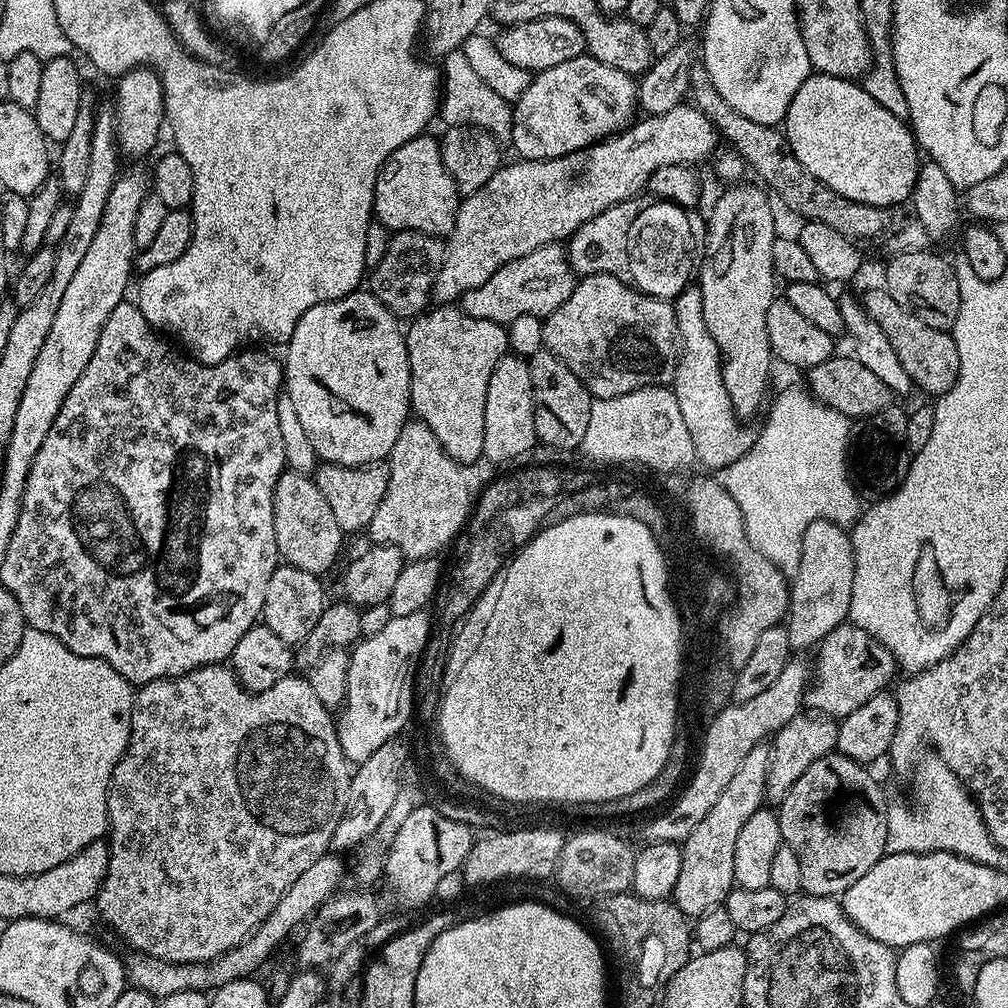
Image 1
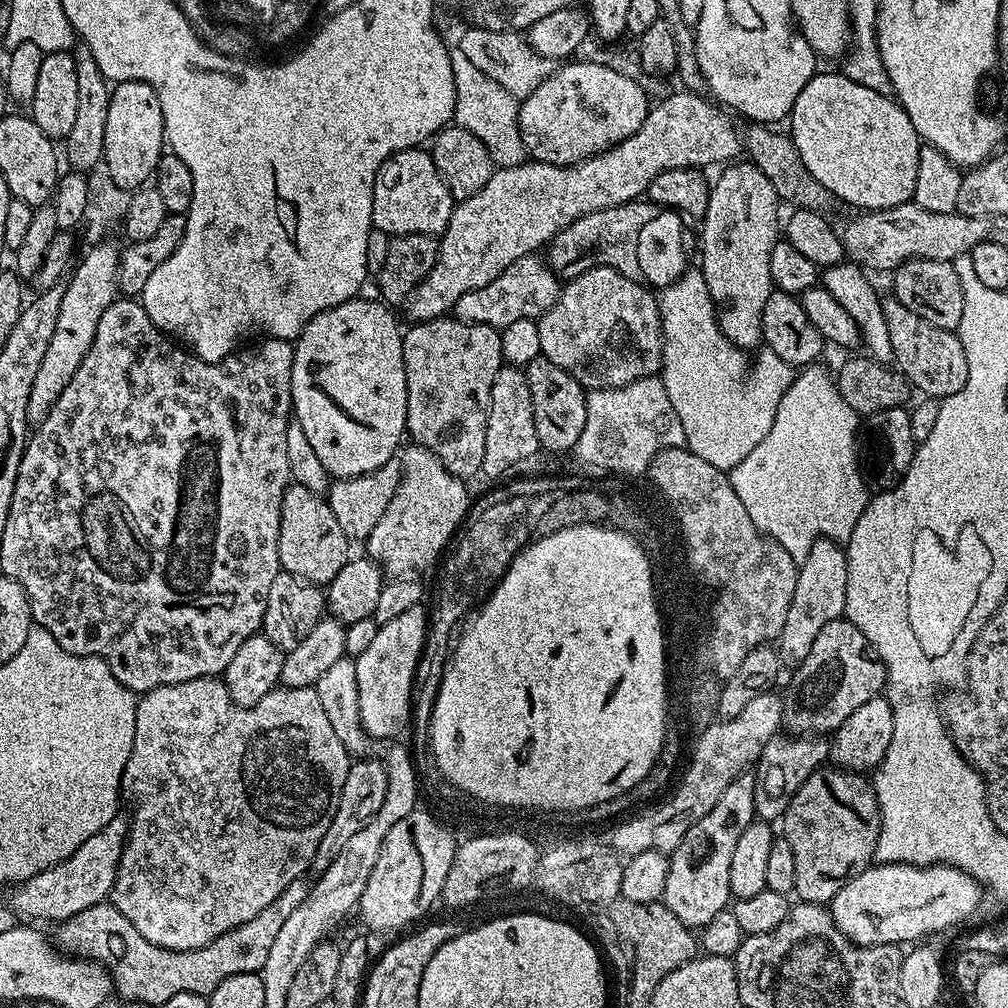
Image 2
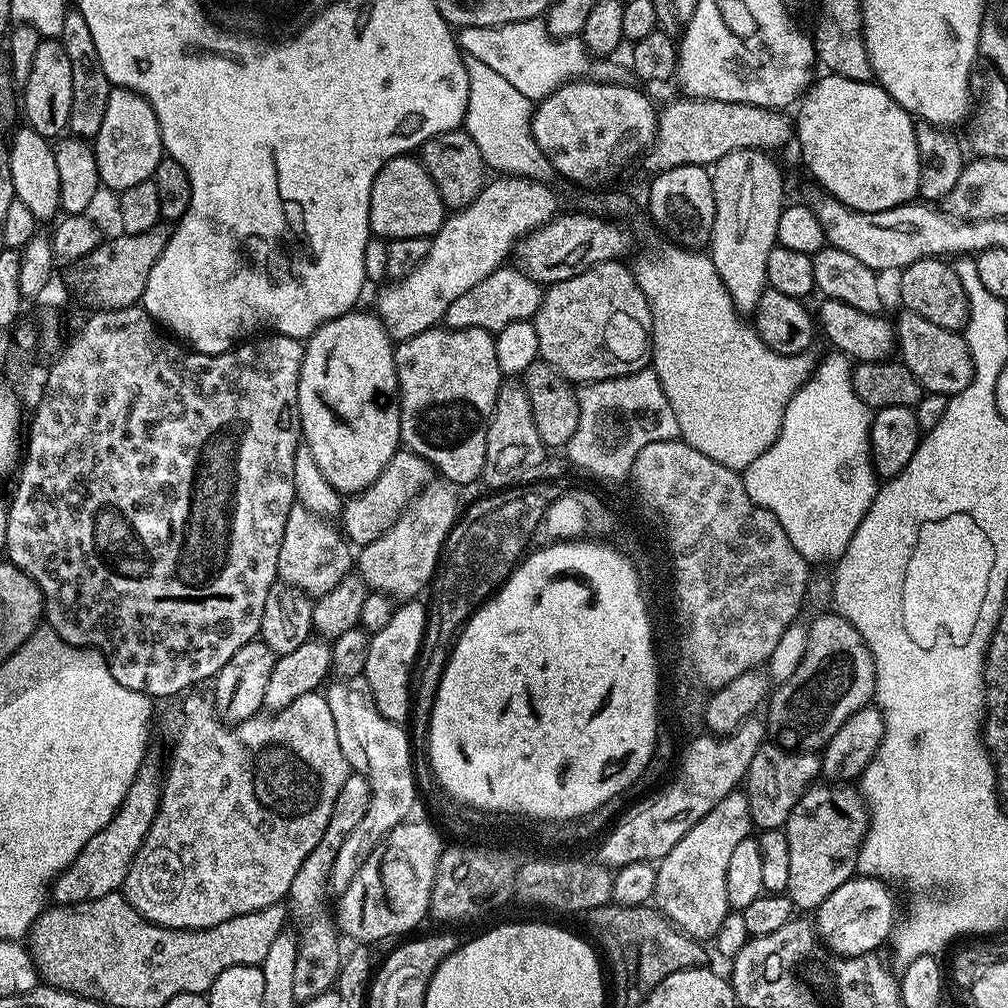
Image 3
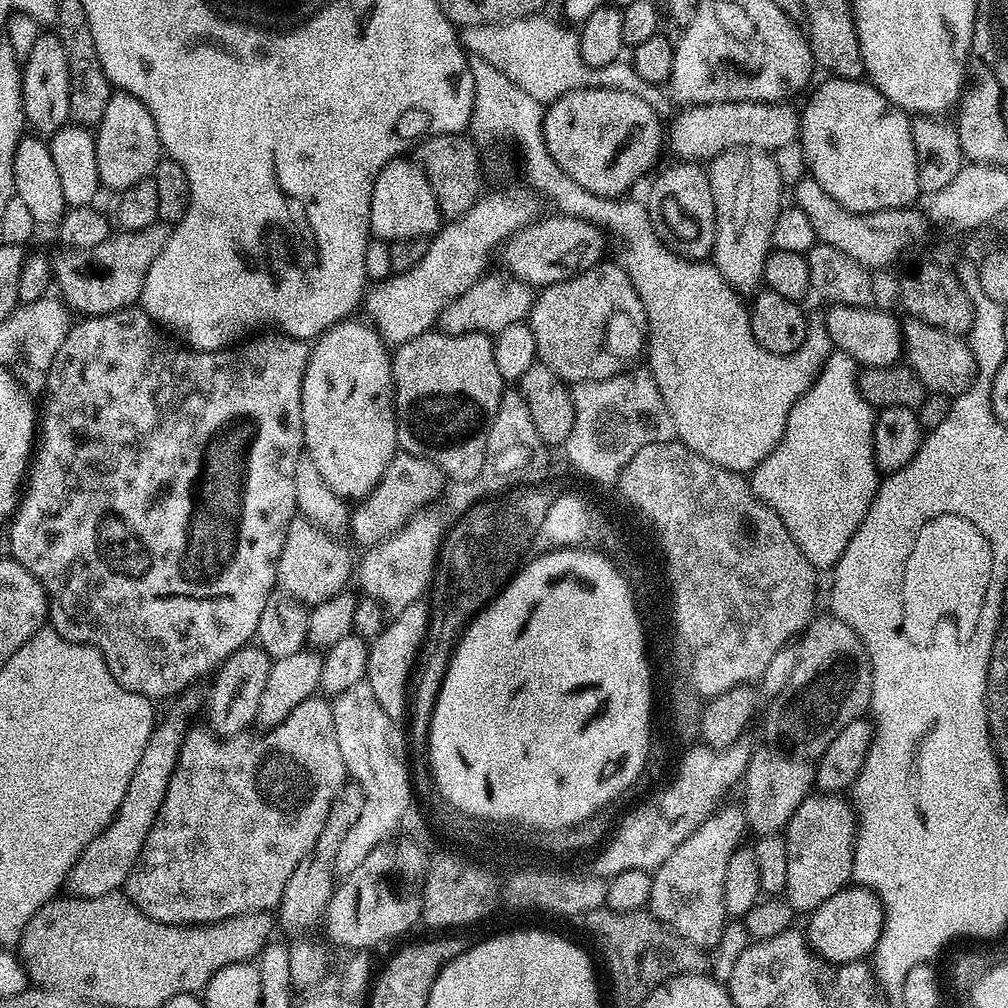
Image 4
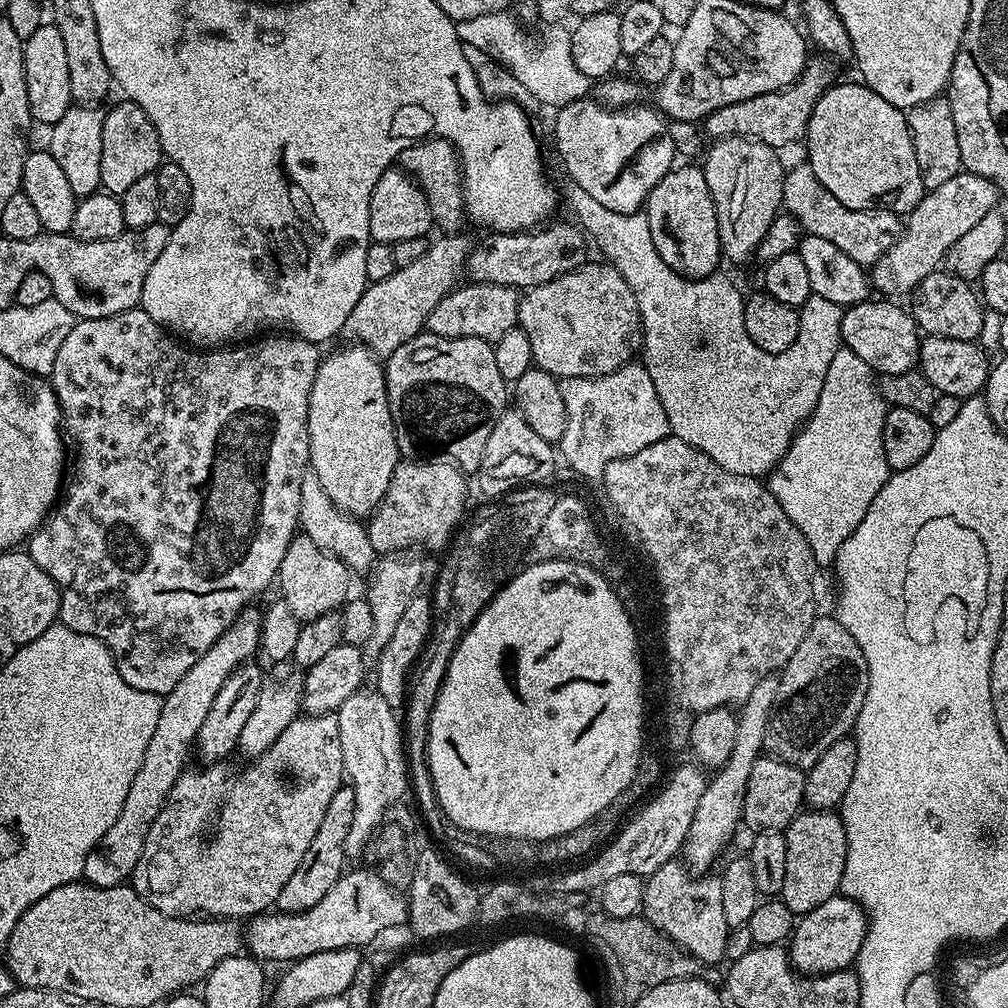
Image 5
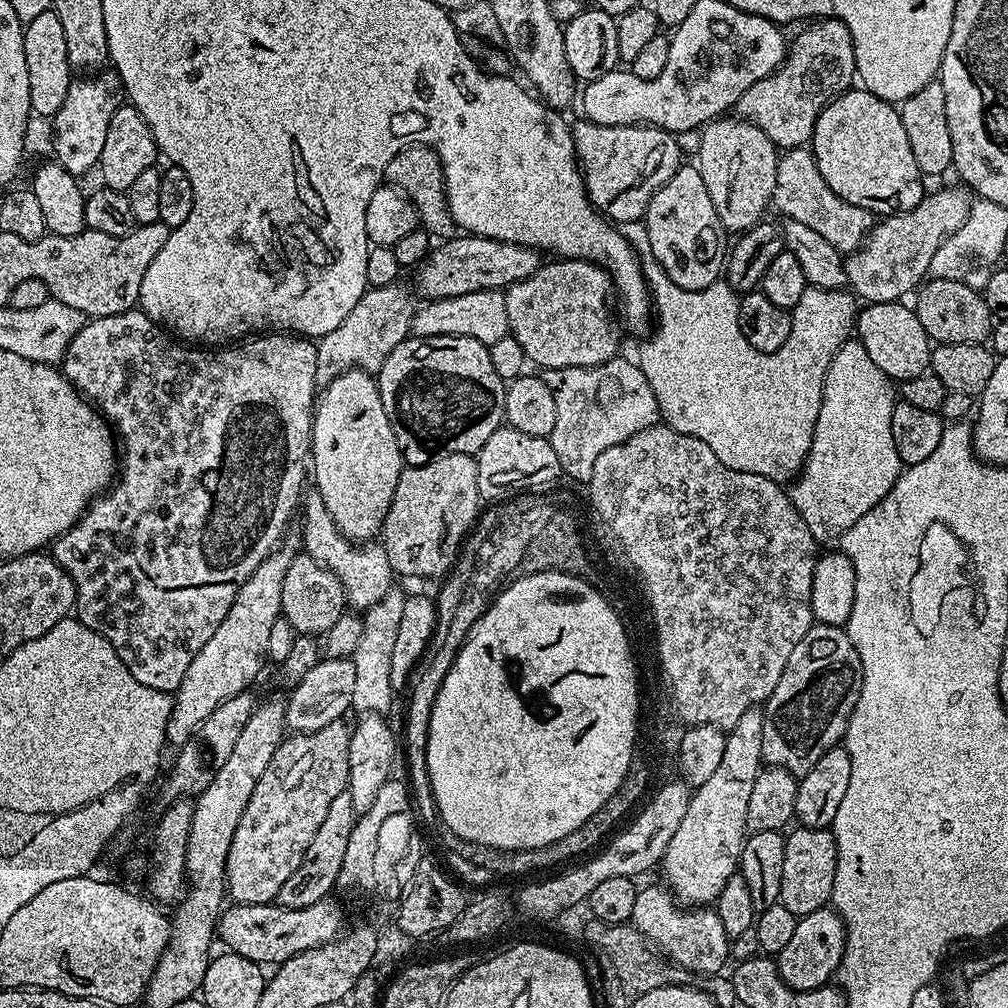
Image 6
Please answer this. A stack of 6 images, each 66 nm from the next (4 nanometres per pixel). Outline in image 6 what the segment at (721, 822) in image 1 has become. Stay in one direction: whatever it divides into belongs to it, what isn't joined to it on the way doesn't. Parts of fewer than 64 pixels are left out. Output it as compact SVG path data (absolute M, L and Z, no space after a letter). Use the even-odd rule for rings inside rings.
M659 883L639 889L634 898L634 914L630 921L649 944L655 946L673 964L682 966L697 976L715 976L723 973L724 963L730 960L730 937L722 927L715 907L692 906L685 910L667 887Z

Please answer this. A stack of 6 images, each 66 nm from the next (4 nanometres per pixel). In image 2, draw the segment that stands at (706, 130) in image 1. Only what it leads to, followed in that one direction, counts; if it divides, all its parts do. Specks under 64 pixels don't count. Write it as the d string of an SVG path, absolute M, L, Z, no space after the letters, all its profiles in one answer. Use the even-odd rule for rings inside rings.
M685 90L677 91L673 96L666 97L661 104L653 103L642 126L638 126L638 130L630 134L630 138L576 165L525 162L509 168L496 168L490 182L486 182L486 186L478 190L478 194L459 201L453 207L450 222L438 240L440 252L436 255L434 266L406 301L409 321L436 320L439 316L451 313L462 294L470 294L470 290L478 290L486 286L486 282L494 282L494 278L498 278L502 270L518 262L518 258L531 256L543 249L578 218L607 208L619 209L620 204L628 204L639 196L643 197L650 182L654 182L654 178L658 178L658 174L666 170L704 170L707 169L707 164L723 165L725 162L735 161L739 157L736 155L741 155L742 152L742 136L739 131L736 133L736 128L728 117L731 115L703 95Z

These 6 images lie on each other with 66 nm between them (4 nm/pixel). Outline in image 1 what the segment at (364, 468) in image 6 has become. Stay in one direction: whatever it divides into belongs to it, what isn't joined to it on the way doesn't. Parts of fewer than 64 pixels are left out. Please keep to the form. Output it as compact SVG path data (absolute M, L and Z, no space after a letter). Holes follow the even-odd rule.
M357 290L340 300L310 306L298 318L298 326L294 326L294 334L286 342L288 353L282 356L283 387L298 409L298 419L321 461L351 468L387 461L394 442L398 442L398 434L402 434L402 426L410 419L412 406L405 335L398 317L368 290Z

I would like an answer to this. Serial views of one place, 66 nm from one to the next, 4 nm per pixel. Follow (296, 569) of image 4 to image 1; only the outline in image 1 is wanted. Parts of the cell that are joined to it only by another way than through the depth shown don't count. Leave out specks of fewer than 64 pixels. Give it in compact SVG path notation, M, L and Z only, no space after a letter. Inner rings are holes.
M286 470L278 478L274 490L274 538L279 559L298 570L310 570L310 574L323 577L335 566L346 533L338 526L312 476Z

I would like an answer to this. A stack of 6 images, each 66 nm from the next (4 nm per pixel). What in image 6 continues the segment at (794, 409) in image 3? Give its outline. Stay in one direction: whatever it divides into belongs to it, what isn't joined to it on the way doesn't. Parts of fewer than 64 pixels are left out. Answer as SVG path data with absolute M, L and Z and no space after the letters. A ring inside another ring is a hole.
M859 338L848 339L826 370L824 397L808 459L790 488L792 505L817 542L835 541L866 510L874 510L890 494L902 471L898 450L894 450L894 434L890 434L890 418L897 403L893 381L878 370Z

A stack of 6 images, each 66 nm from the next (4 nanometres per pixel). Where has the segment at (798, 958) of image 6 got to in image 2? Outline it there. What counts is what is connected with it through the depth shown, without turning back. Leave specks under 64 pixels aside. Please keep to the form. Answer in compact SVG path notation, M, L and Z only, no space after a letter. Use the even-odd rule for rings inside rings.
M873 863L864 872L857 872L851 880L847 880L834 894L830 901L830 911L840 933L853 944L874 946L875 944L907 945L907 940L920 942L923 936L931 932L942 932L952 928L955 924L972 916L980 904L981 884L970 874L949 864L929 864L917 866L915 864L881 864Z

